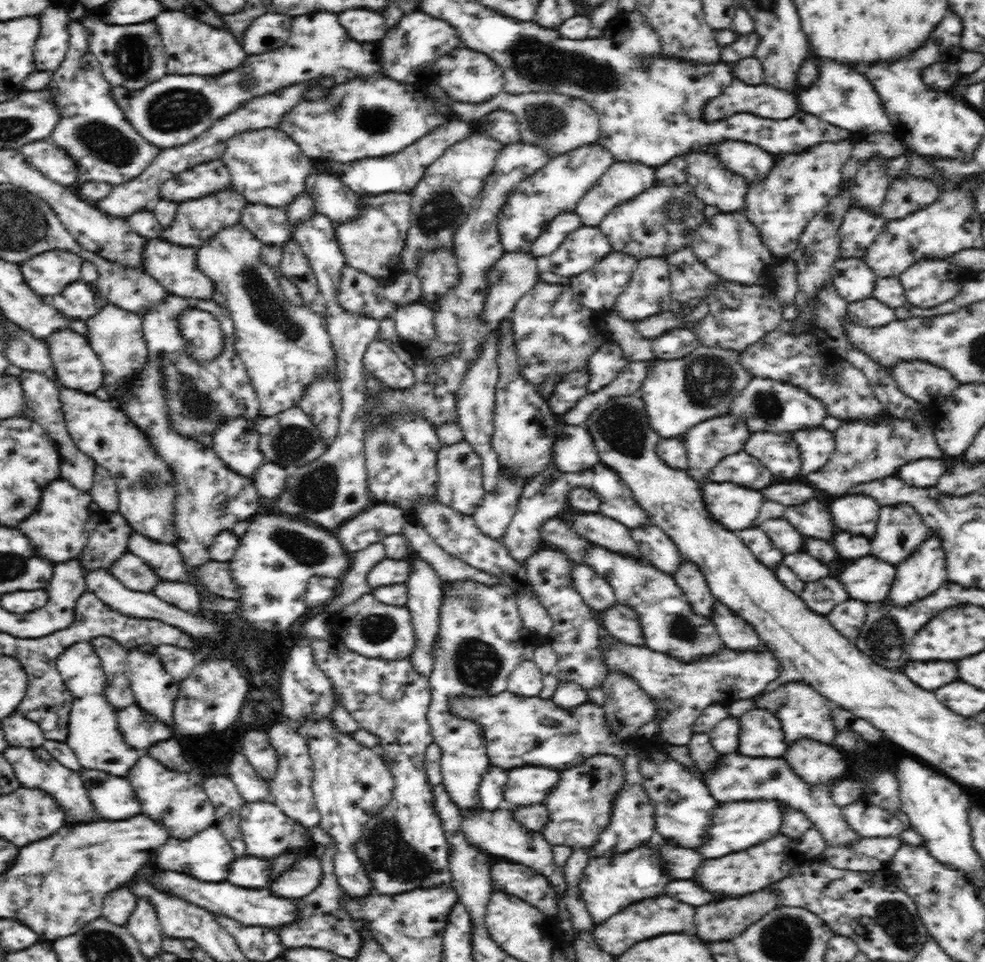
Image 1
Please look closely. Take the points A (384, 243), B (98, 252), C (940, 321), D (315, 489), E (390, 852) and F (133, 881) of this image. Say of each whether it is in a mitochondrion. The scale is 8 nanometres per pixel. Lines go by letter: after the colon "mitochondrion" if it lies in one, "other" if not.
A: other
B: other
C: other
D: mitochondrion
E: mitochondrion
F: other

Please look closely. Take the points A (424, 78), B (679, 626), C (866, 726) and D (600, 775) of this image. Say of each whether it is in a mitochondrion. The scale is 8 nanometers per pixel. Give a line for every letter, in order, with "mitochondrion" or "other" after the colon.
A: other
B: mitochondrion
C: other
D: mitochondrion

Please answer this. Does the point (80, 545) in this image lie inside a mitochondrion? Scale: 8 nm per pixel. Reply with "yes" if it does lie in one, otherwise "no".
no

